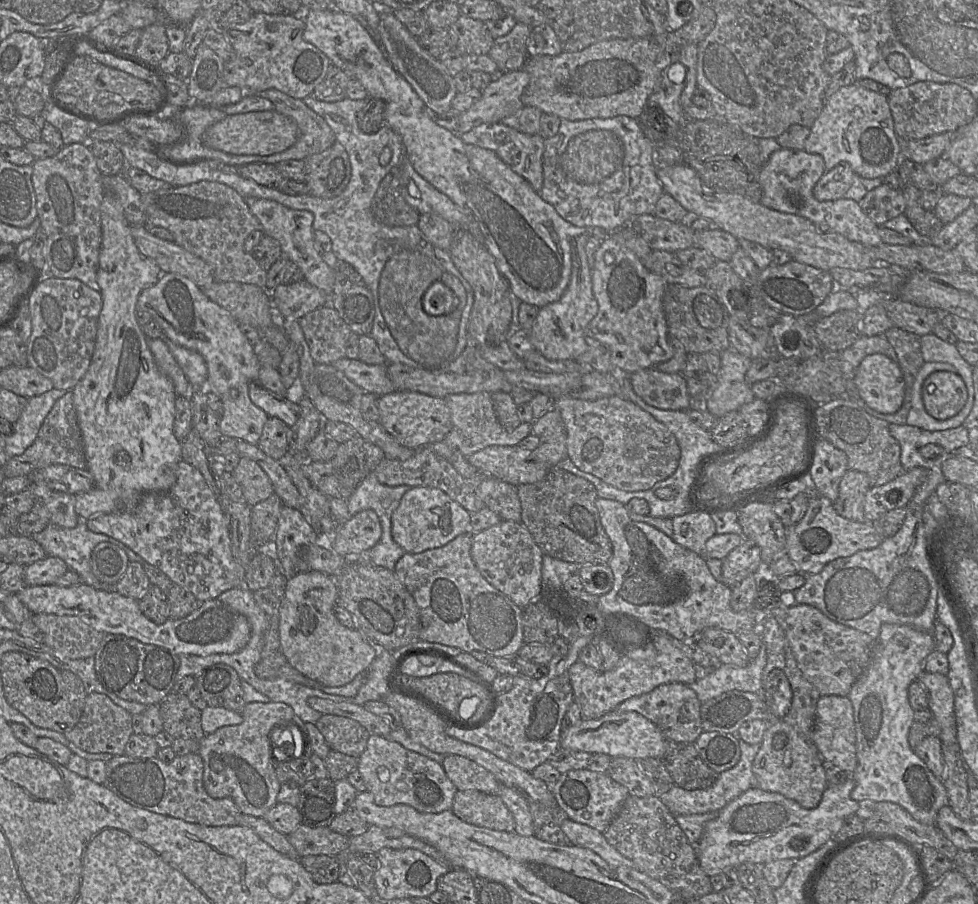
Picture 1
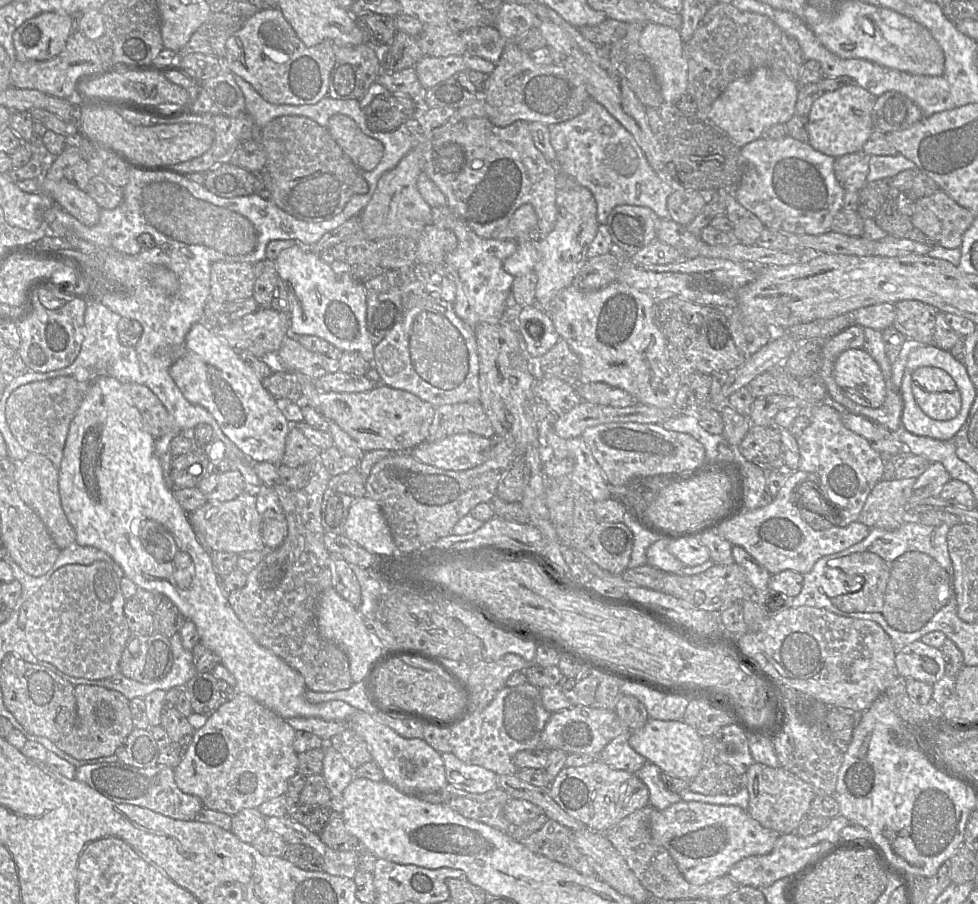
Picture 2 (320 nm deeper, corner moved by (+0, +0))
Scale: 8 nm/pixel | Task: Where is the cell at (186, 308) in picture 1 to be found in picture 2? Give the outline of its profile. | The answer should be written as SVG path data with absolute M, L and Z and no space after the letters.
M202 321L192 325L185 339L185 353L170 366L169 374L184 397L192 404L204 407L215 418L225 436L253 462L281 464L292 424L278 408L276 398L263 386L262 379L212 328Z

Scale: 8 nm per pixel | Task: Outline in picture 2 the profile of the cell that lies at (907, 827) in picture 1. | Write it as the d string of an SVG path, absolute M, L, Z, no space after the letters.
M838 815L832 818L827 827L817 833L801 837L796 833L779 835L773 850L766 855L746 857L734 864L728 875L739 885L754 888L764 888L771 886L779 879L788 877L790 874L799 870L809 859L817 853L826 850L841 838L841 830L850 824L844 816Z

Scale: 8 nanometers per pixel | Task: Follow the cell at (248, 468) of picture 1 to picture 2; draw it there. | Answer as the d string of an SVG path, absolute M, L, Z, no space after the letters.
M234 469L228 472L206 475L197 487L208 501L229 501L246 490L242 474Z

